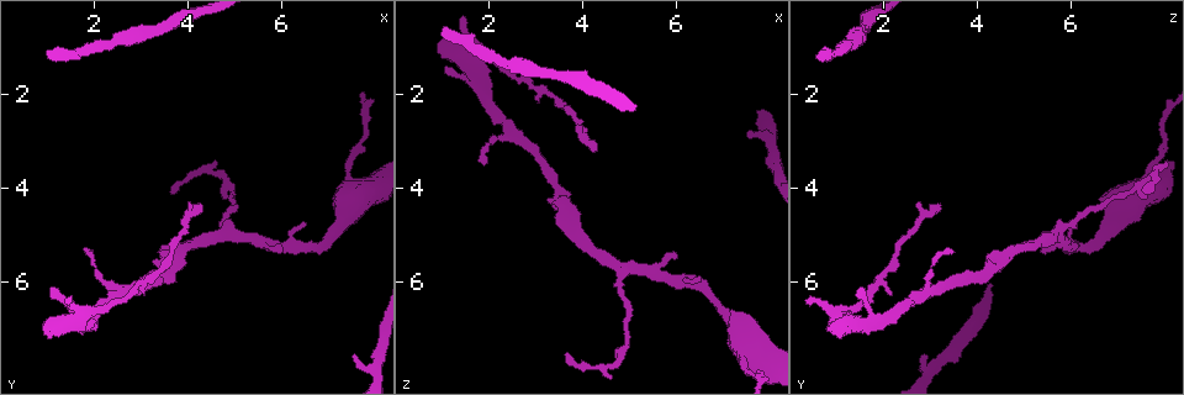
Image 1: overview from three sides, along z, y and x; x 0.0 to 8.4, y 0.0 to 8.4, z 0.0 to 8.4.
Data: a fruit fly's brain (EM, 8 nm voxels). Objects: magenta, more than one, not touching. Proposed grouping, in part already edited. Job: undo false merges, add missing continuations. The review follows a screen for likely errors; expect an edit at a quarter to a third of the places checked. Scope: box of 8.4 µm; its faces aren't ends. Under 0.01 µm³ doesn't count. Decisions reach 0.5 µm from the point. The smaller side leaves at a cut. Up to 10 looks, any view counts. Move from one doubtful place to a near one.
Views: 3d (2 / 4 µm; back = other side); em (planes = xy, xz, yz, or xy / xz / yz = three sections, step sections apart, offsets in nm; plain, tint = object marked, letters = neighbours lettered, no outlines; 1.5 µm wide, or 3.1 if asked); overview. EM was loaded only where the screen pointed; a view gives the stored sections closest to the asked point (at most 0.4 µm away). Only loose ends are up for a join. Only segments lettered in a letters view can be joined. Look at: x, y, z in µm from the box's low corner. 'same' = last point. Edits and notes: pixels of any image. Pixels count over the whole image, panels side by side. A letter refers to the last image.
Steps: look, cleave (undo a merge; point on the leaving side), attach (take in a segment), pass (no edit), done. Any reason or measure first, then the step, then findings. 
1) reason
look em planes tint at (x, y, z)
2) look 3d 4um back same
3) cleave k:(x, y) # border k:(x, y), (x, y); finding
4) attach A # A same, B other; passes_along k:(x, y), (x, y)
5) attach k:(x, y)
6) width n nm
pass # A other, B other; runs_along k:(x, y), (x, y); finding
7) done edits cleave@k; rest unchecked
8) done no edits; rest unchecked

look em planes letters at (5.95, 5.20, 5.40)

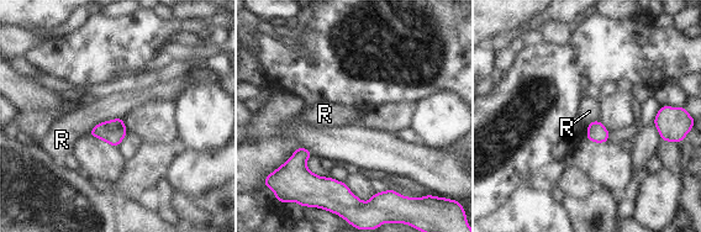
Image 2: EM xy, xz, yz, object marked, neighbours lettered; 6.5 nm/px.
pass # R other; none of them fits

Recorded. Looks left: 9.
an open end
look 3d 4um back at (7.50, 7.55, 2.95)

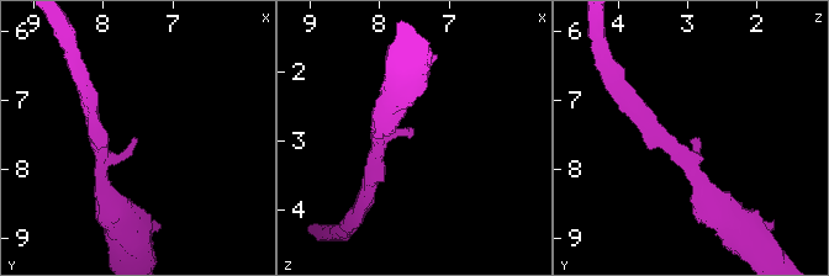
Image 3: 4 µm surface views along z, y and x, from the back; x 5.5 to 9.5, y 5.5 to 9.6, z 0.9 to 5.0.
now the EM
look em planes tint at (7.55, 7.60, 2.90)

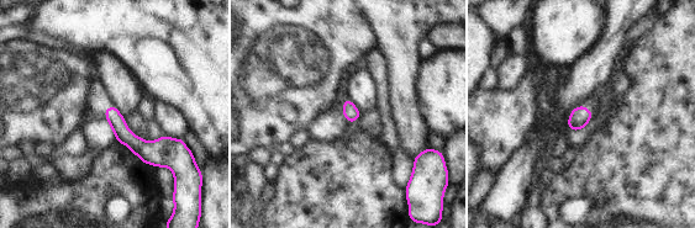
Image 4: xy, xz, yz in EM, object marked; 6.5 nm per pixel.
look em planes letters same

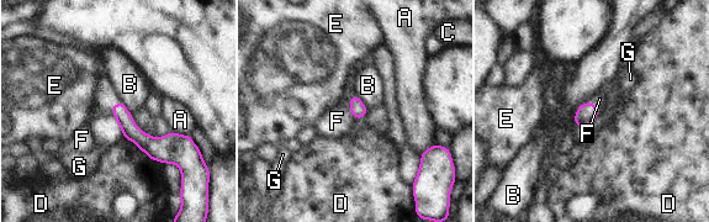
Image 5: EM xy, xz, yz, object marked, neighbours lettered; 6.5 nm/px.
attach F # A other, B other, C other, D other, E other, F same, G other; passes_along 5:(358, 109), (350, 109), (337, 121); the neuron continues

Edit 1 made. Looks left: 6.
look em xy step 8 letters at (4.30, 4.30, 3.15)

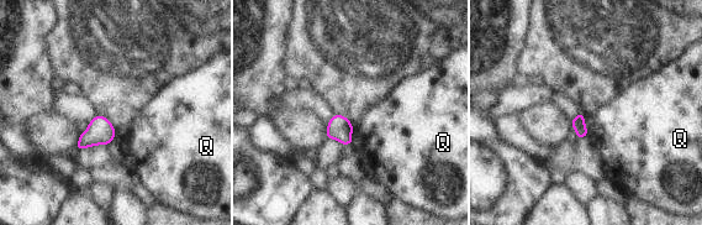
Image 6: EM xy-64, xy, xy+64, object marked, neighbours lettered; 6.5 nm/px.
width 80 nm
pass # Q other; border 6:(353, 130), (352, 137); none of them fits

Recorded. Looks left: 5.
branch stops here
look 3d 2um at (1.00, 1.10, 0.75)

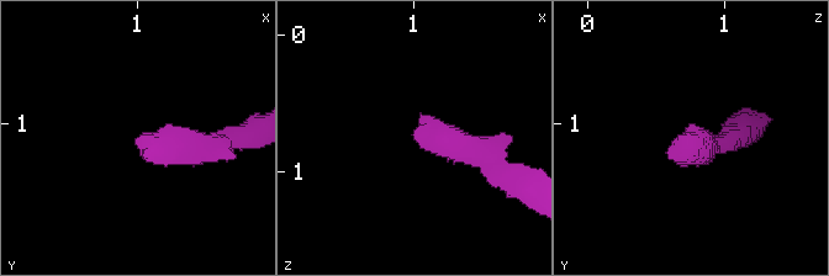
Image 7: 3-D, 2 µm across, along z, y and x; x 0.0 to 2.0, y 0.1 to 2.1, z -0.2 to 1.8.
look em planes letters at (1.00, 1.12, 0.68)

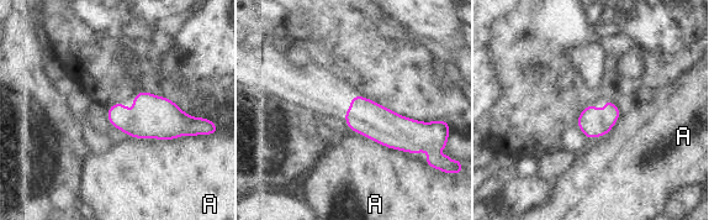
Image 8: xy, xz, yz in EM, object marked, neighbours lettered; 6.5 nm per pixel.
pass # A other; border 8:(364, 135), (391, 148); none of them fits

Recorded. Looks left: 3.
done edits attach@5; rest unchecked

